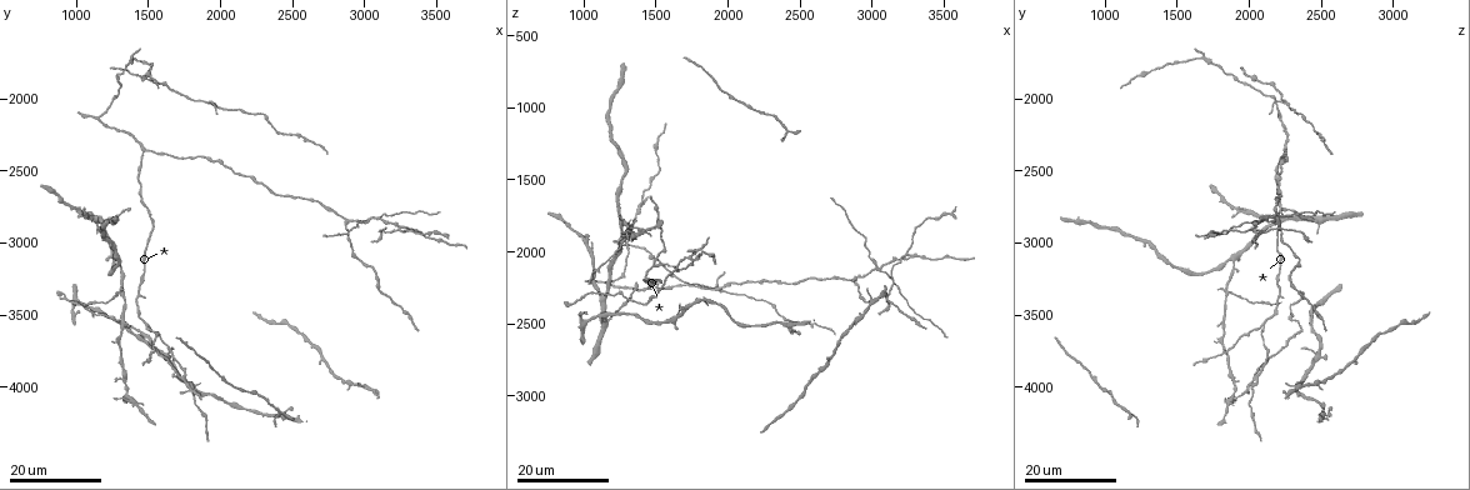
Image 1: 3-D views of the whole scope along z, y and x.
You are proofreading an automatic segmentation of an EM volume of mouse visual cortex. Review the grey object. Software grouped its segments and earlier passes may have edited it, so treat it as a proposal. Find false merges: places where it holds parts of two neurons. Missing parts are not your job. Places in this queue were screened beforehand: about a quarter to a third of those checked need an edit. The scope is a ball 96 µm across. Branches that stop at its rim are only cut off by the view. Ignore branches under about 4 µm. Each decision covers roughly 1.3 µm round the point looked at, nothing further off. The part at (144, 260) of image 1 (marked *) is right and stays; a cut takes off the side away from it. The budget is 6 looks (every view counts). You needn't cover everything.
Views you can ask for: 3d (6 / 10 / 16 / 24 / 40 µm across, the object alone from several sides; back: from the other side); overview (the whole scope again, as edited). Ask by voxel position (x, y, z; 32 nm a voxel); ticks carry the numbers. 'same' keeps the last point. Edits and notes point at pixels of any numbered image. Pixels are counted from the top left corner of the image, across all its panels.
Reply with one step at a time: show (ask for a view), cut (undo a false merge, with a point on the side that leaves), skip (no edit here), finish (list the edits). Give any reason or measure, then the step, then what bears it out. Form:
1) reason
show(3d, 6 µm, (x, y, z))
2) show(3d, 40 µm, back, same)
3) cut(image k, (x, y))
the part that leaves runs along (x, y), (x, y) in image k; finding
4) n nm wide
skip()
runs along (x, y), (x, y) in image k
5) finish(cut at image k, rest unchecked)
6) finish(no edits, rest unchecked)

show(3d, 16 µm, (1180, 2860, 2480))

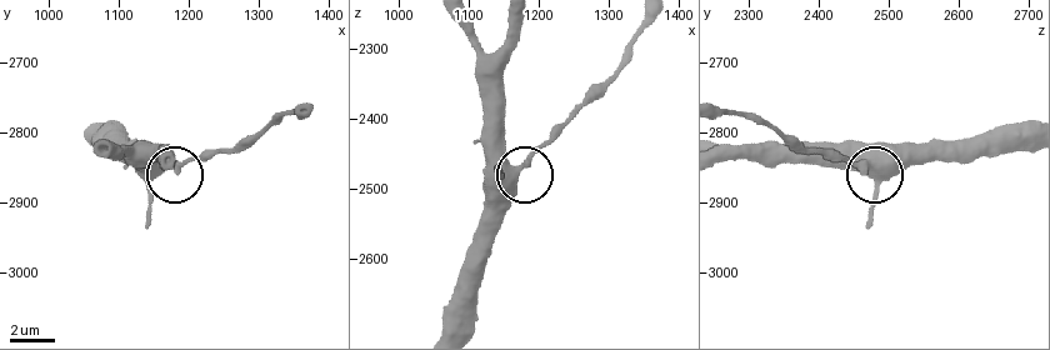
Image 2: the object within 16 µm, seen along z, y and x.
show(3d, 10 µm, (1175, 2845, 2470))

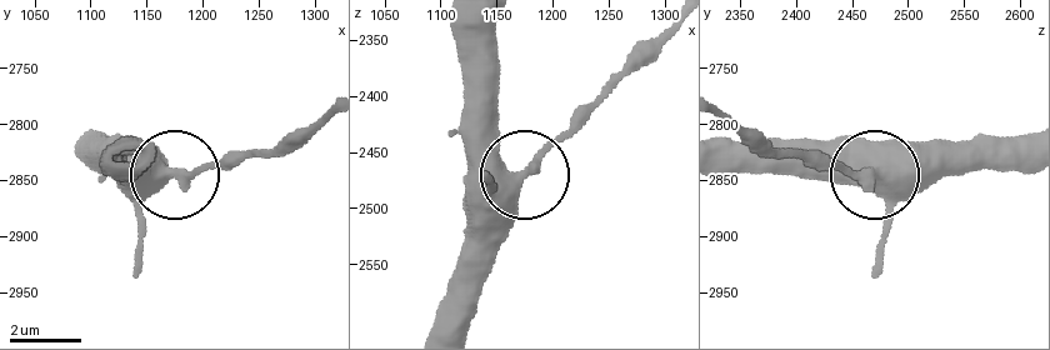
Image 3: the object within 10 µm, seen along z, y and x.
420 nm wide
skip()
all the same neuron

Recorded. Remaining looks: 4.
four or more arms meet
show(3d, 16 µm, (1320, 3340, 1840))

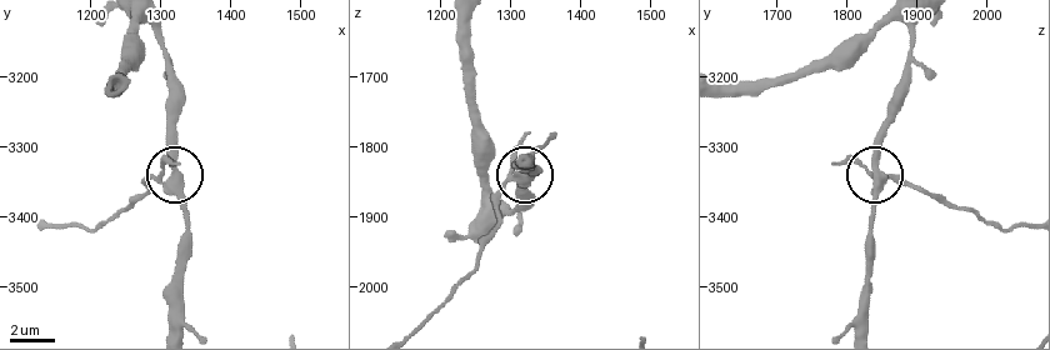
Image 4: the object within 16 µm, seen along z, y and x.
show(3d, 6 µm, (1325, 3345, 1845))

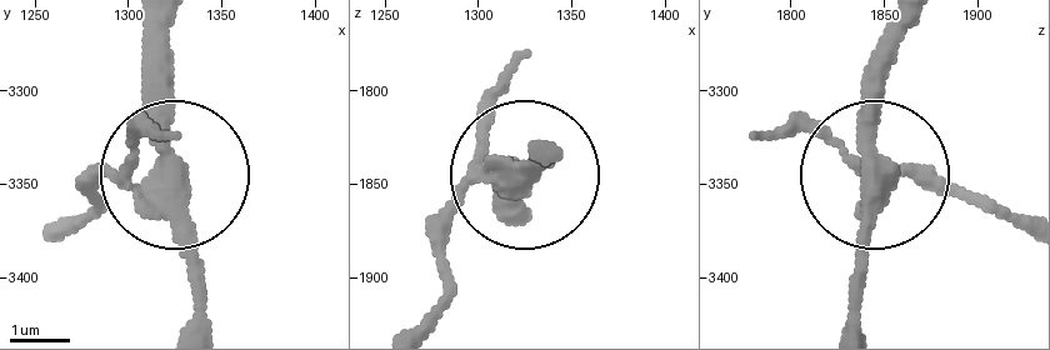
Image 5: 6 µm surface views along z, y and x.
side arm 35 µm
cut(image 5, (143, 120))
the part that leaves runs along (474, 174), (429, 319) in image 5; a second neuron is stuck on

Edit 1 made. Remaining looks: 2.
finish(cut at image 5, rest unchecked)

